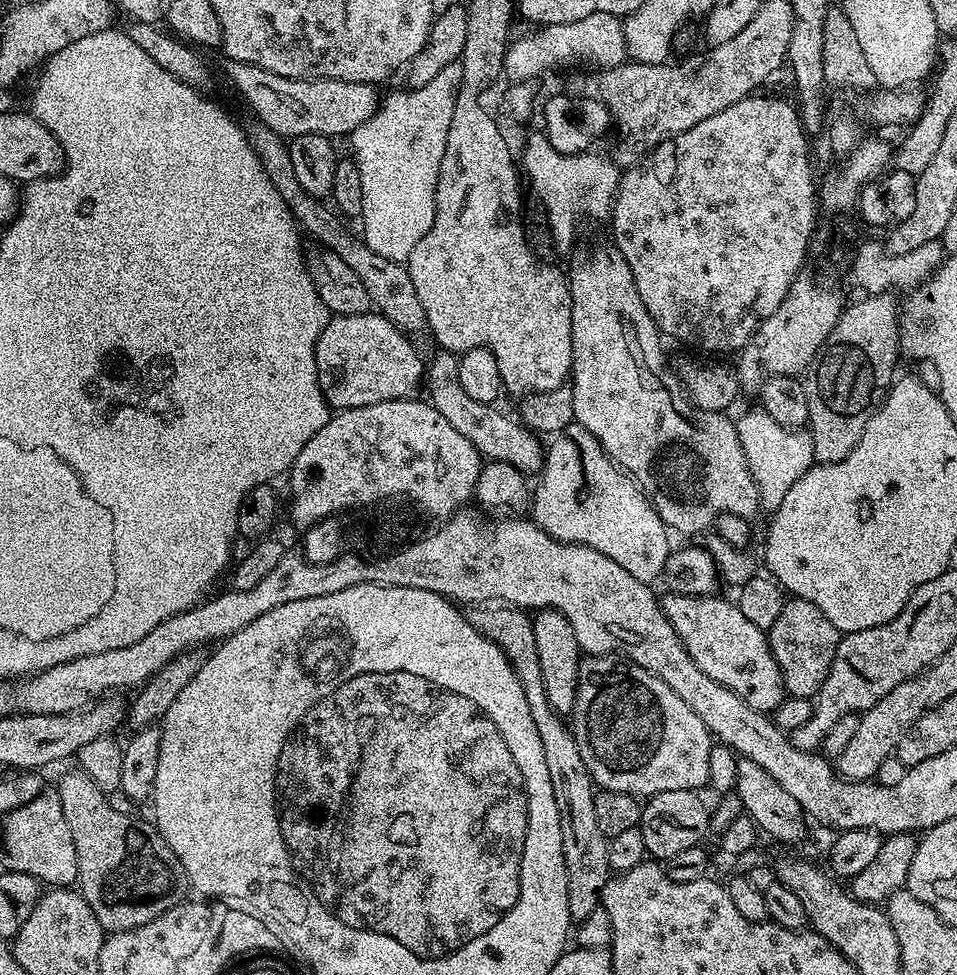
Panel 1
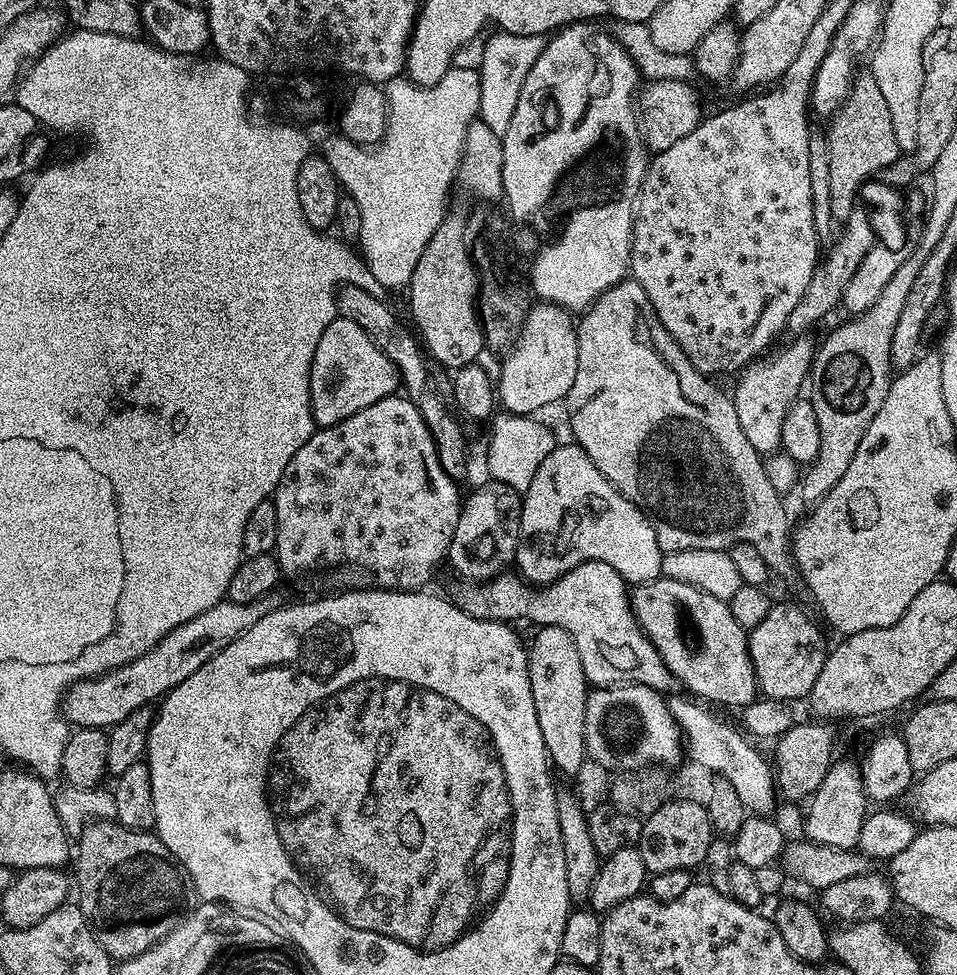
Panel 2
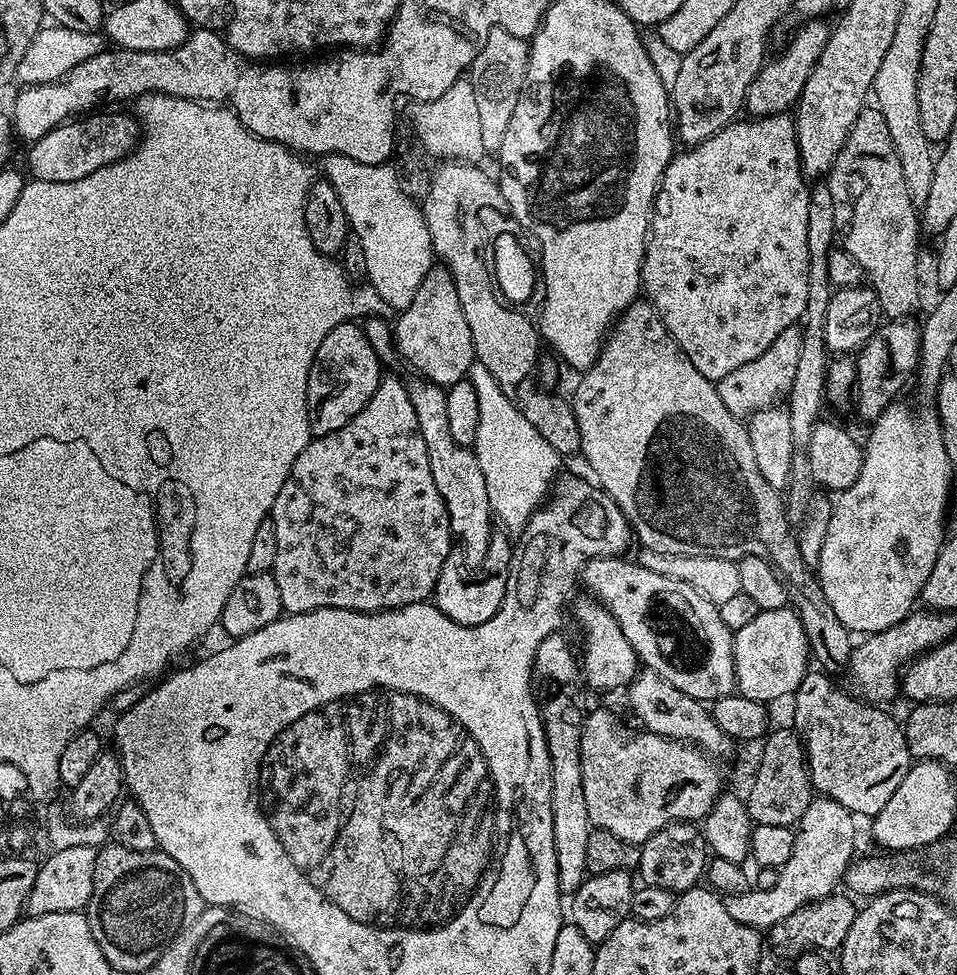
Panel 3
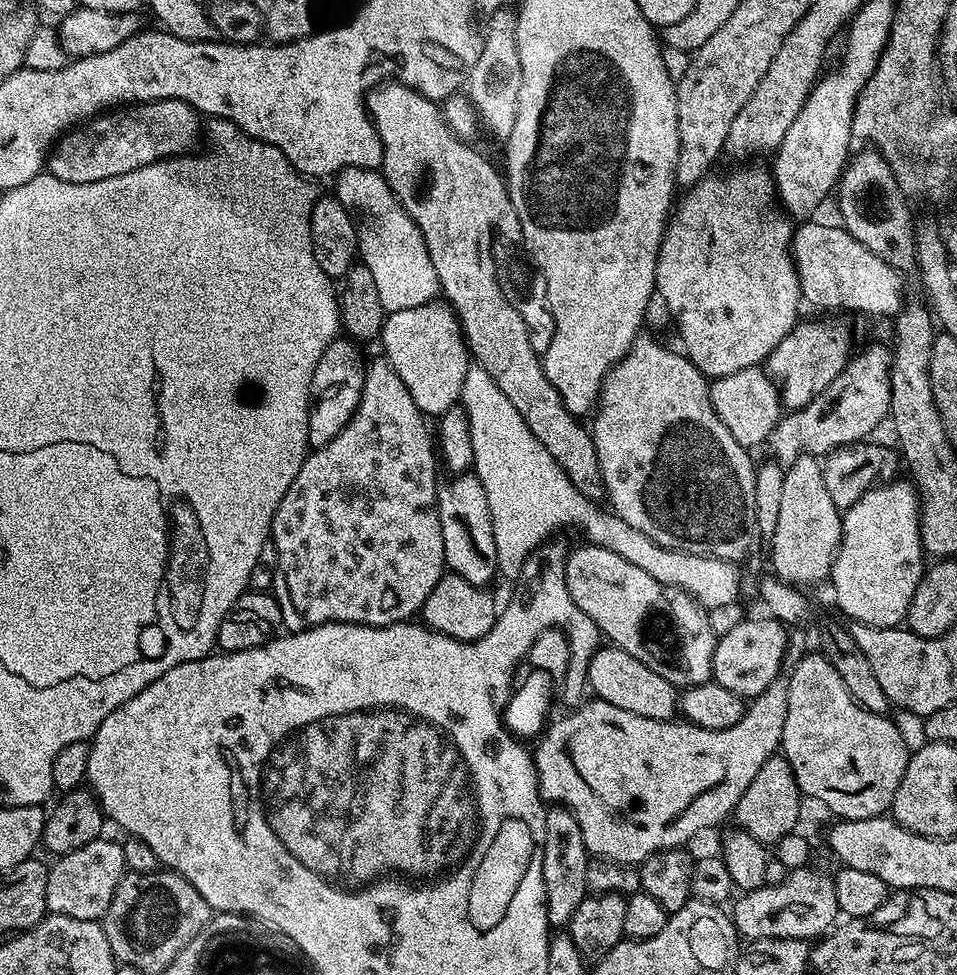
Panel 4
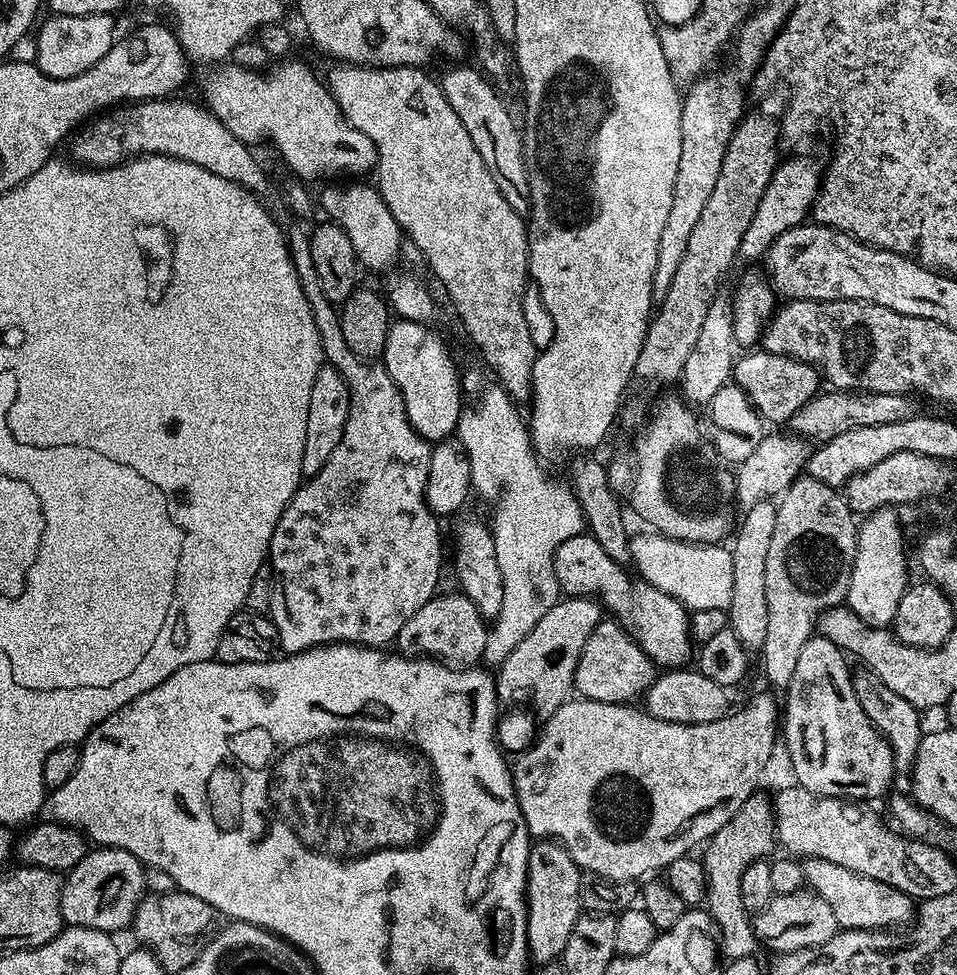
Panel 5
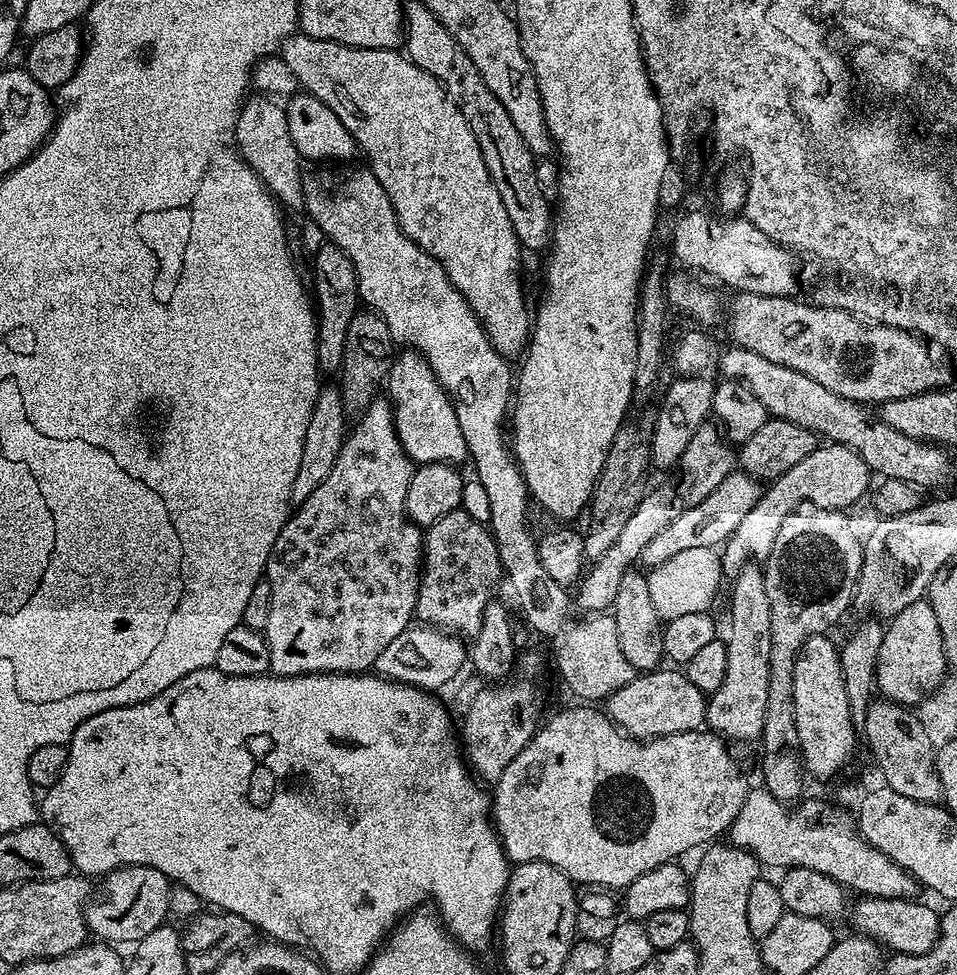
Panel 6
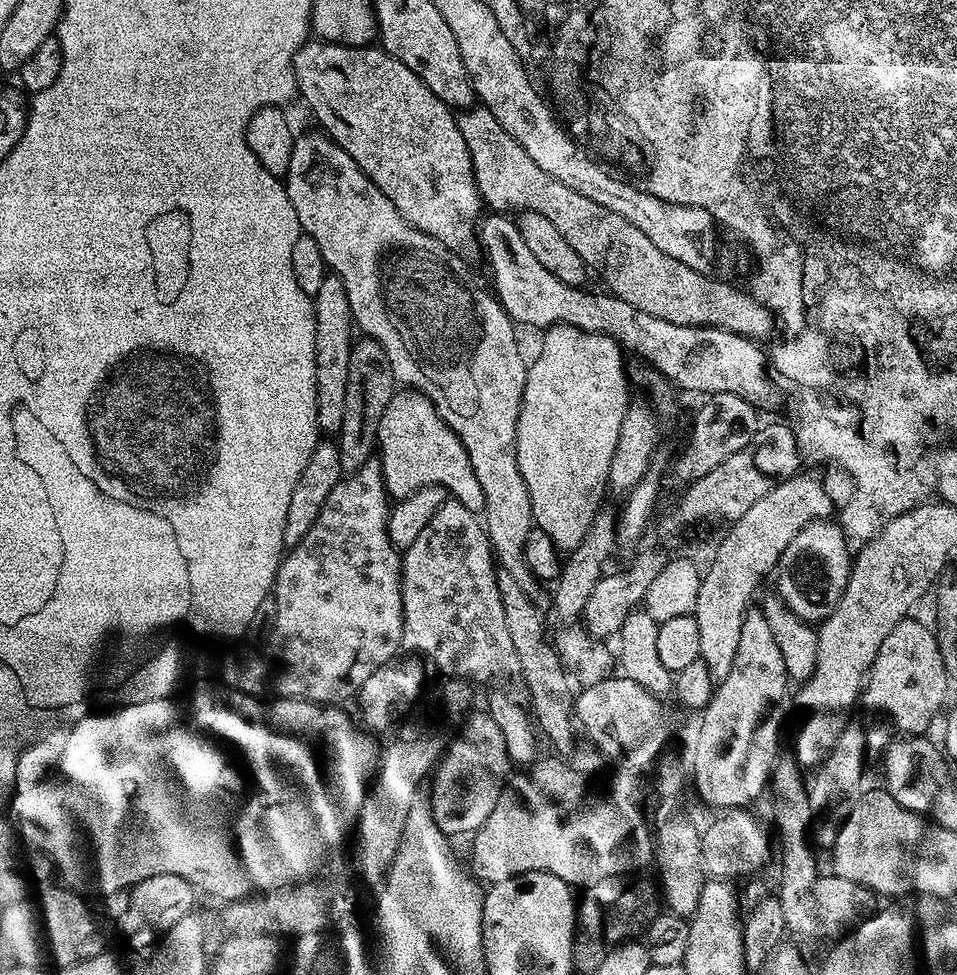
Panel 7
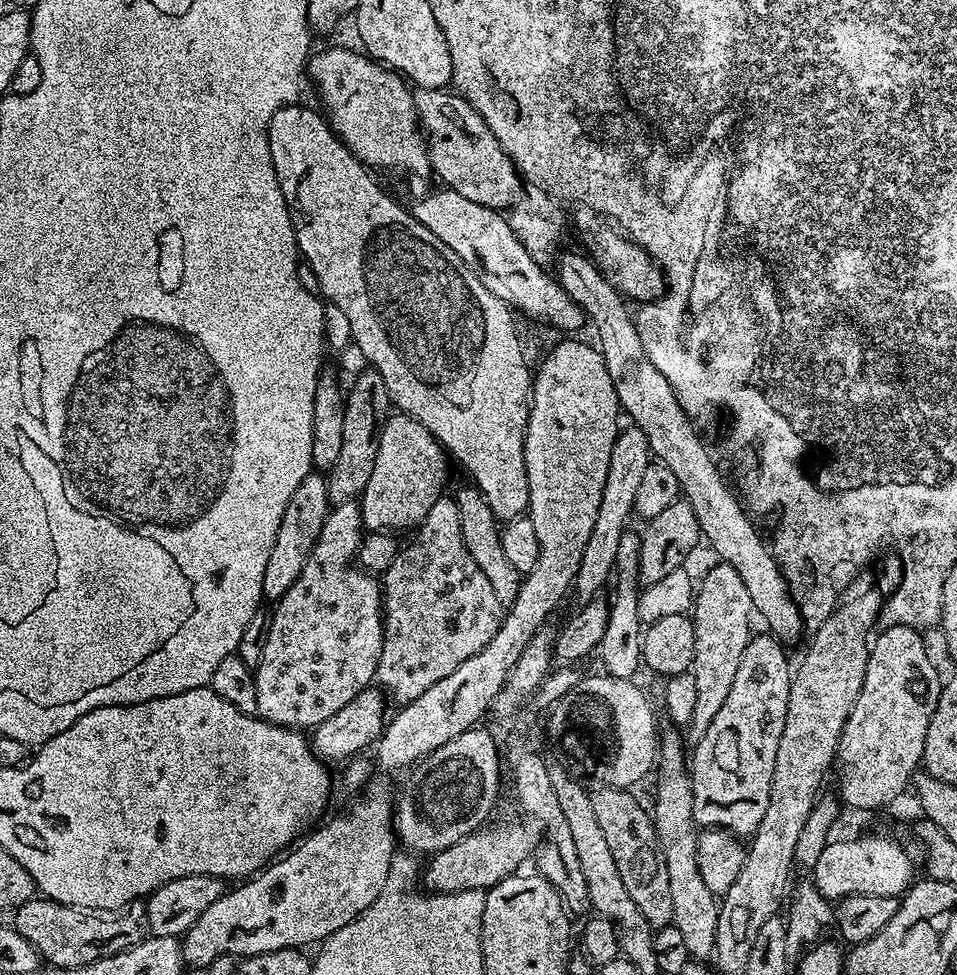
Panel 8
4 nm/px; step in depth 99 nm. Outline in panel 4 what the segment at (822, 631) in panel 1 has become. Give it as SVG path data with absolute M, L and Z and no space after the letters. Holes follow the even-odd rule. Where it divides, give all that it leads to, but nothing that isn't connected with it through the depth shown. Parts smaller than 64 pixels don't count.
M745 618L734 630L718 637L712 659L713 681L734 694L751 698L762 694L770 682L781 675L784 664L784 651L788 648L789 629L779 620L752 620Z

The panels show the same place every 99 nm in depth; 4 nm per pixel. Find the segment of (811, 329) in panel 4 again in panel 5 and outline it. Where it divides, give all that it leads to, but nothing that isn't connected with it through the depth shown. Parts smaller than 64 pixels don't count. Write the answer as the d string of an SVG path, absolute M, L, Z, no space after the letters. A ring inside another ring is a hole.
M748 350L744 357L734 364L734 380L744 389L745 394L758 409L759 415L765 421L788 421L806 402L810 402L821 391L822 377L813 365L804 364L800 360L791 360L788 356L765 352L763 350Z

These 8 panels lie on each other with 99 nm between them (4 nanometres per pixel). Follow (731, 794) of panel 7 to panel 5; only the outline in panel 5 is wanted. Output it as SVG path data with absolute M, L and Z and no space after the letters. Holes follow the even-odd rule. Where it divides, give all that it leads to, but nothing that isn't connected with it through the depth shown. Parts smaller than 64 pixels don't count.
M771 499L754 502L743 513L744 521L739 521L730 540L734 558L734 598L730 598L727 608L728 622L732 632L749 650L759 650L766 638L766 554L770 551L770 538L774 538L776 504Z

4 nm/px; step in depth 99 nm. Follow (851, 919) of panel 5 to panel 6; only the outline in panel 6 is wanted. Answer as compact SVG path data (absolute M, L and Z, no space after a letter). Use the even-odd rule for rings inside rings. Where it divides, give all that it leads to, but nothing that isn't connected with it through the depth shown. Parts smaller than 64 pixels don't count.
M865 896L863 898L857 899L859 900L856 904L853 903L851 905L850 908L850 916L851 916L851 912L852 912L852 924L855 929L855 931L857 933L859 933L859 935L861 936L868 936L869 938L871 938L872 940L876 941L877 944L881 945L881 946L885 946L887 948L893 948L891 951L893 953L896 954L903 954L905 956L913 956L914 954L926 954L927 952L929 952L929 950L931 950L931 948L933 946L935 946L936 944L936 939L938 939L940 937L940 917L941 917L941 913L939 911L935 912L934 909L931 908L930 905L928 904L919 904L919 899L916 898L909 898L906 900L899 900L898 898L880 898L878 896Z

